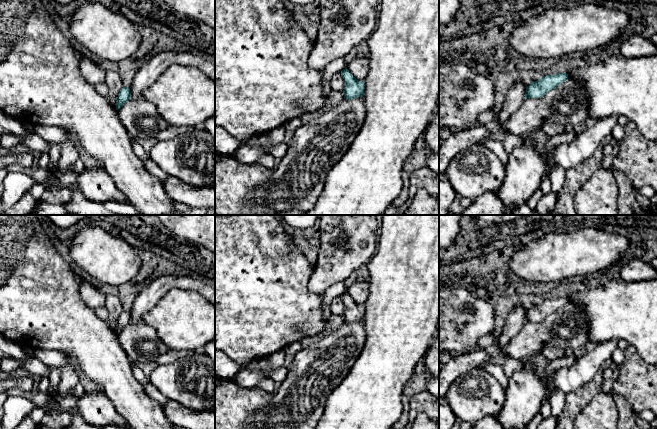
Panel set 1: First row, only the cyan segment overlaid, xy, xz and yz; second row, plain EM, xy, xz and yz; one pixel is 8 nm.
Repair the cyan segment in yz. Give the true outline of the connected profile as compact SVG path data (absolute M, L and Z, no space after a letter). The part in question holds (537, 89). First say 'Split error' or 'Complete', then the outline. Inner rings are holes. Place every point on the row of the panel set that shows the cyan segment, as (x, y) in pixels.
Complete. M557 73L555 75L545 75L537 81L533 81L526 88L525 99L541 98L550 90L556 88L568 79L567 73Z

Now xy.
Complete. M123 87L117 97L116 110L120 109L127 101L131 99L129 87Z

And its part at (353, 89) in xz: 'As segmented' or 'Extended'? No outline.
As segmented

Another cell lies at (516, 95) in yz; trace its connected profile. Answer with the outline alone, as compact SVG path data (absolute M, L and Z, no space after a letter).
M519 80L514 83L510 88L498 115L498 126L499 129L504 134L504 140L502 141L502 145L504 150L510 154L516 147L521 146L523 140L520 136L517 136L511 132L508 132L503 129L506 121L511 118L511 116L518 110L521 104L525 100L525 92L527 86Z

